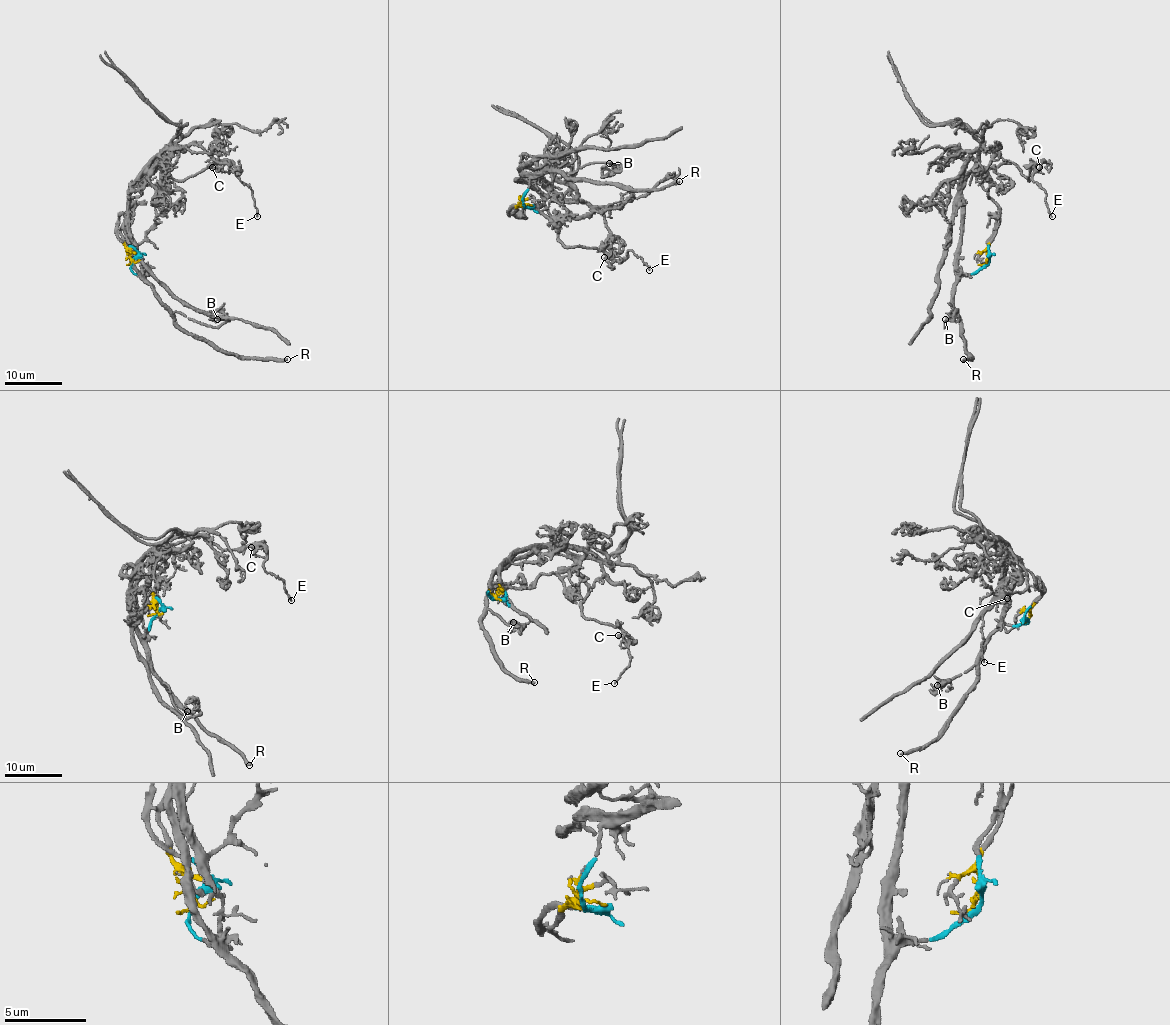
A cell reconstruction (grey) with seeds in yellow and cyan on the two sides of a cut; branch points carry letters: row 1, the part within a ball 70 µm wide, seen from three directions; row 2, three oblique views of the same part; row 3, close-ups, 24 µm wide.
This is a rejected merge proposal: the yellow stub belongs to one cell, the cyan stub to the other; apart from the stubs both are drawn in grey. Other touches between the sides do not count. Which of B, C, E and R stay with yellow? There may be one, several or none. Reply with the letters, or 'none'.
C, E

